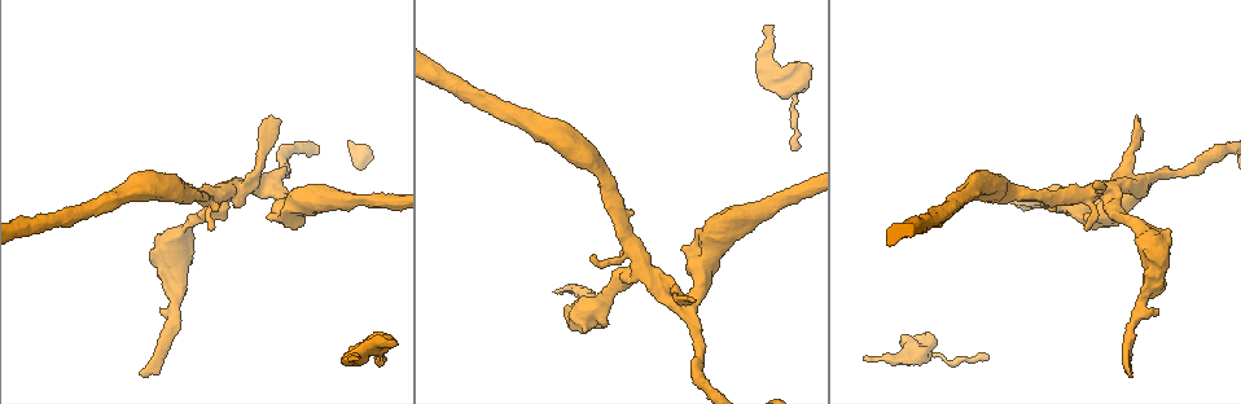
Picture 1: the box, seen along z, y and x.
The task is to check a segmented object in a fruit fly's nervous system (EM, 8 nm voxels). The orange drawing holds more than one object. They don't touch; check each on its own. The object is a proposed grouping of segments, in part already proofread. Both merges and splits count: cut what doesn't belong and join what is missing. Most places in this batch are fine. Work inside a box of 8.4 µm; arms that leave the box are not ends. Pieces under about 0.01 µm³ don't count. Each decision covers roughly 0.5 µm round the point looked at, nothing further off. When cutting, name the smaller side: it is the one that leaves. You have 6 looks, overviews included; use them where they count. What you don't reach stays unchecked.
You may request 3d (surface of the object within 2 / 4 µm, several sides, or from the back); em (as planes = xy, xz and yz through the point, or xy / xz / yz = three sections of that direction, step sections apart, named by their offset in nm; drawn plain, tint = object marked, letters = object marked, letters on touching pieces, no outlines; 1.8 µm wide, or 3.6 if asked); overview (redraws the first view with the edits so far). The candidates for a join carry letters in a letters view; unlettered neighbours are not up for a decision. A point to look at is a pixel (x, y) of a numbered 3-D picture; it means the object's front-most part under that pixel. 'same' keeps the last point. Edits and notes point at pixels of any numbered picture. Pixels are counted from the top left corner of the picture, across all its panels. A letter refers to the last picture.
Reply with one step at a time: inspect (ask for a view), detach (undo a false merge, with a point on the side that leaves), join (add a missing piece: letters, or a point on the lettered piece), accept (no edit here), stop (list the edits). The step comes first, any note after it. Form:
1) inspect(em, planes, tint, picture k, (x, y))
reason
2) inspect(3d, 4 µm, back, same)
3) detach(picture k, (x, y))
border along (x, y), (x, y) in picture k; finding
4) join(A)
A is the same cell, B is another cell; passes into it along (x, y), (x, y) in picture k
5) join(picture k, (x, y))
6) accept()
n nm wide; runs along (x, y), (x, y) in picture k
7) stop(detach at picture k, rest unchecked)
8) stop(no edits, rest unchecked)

inspect(em, yz, step 8, letters, picture 1, (863, 358))
branch stops here

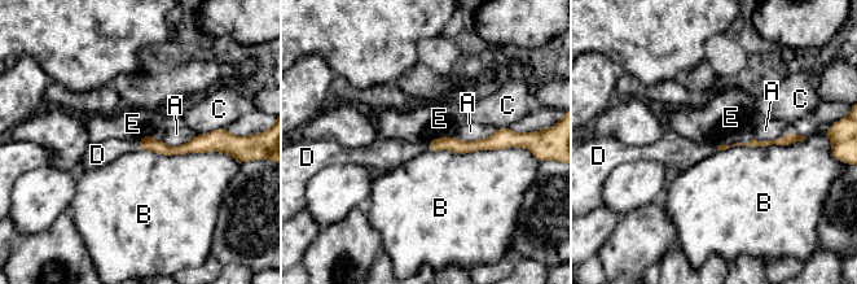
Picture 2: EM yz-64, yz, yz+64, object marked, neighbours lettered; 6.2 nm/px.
inspect(em, planes, letters, same)

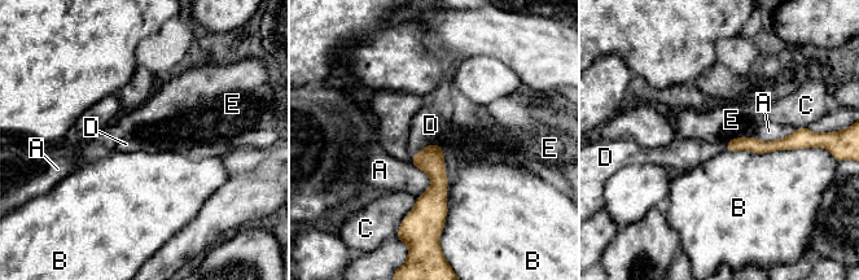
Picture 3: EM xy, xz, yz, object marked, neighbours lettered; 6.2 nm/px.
join(D)
D is the same cell, A, B, C and E are other cells; passes into it along (430, 160), (425, 147), (430, 125) in picture 3; it goes on there

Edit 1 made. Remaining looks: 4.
inspect(overview)
see it whole again

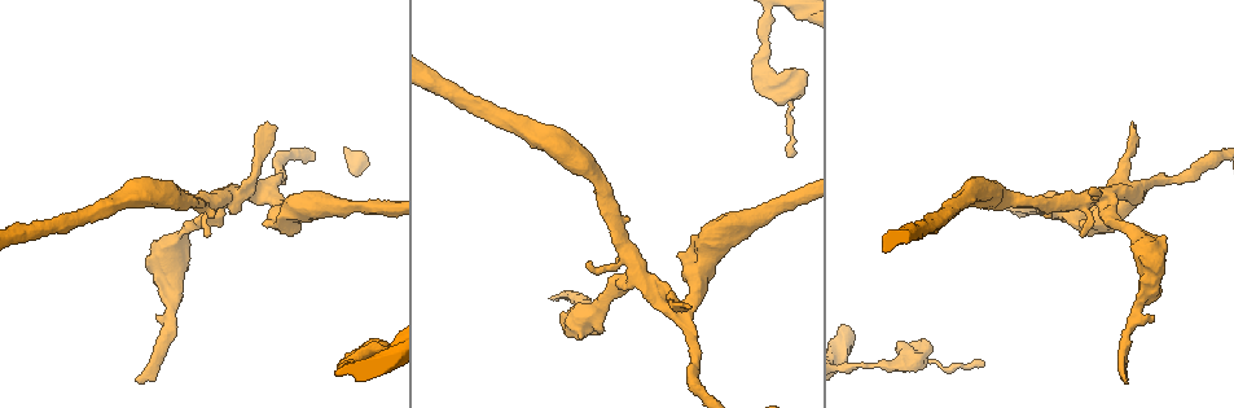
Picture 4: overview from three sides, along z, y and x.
inspect(em, xy, step 16, letters, picture 4, (1126, 383))
branch stops here

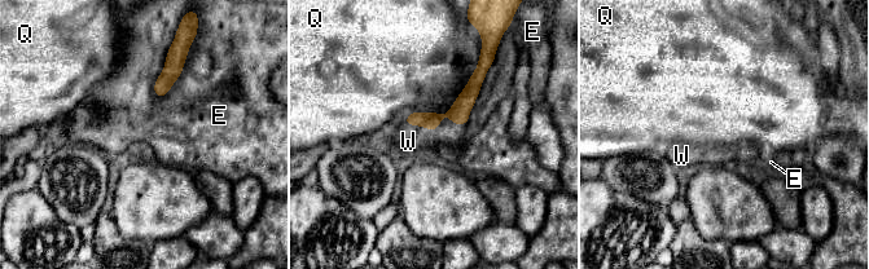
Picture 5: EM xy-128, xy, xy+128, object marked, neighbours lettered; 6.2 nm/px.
inspect(em, planes, letters, same)

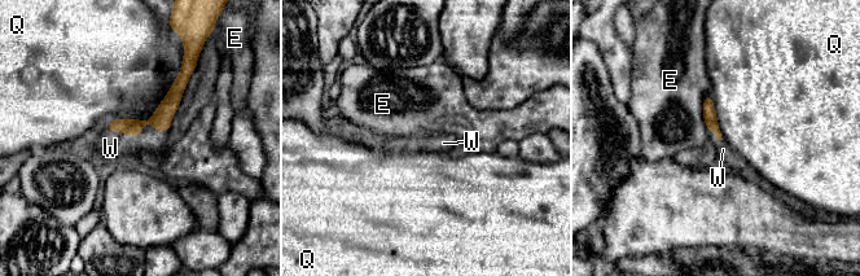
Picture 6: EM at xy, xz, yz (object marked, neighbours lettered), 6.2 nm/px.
join(W)
W is the same cell, E and Q are other cells; passes into it along (161, 119), (137, 134), (110, 148) in picture 6; it goes on there

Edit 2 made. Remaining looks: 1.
stop(join at picture 3, join at picture 6, rest unchecked)

